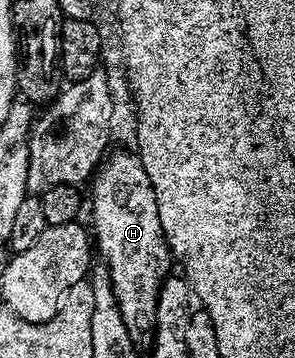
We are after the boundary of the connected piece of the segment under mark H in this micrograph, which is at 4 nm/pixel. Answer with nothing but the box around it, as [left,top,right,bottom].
[92,150,172,332]

